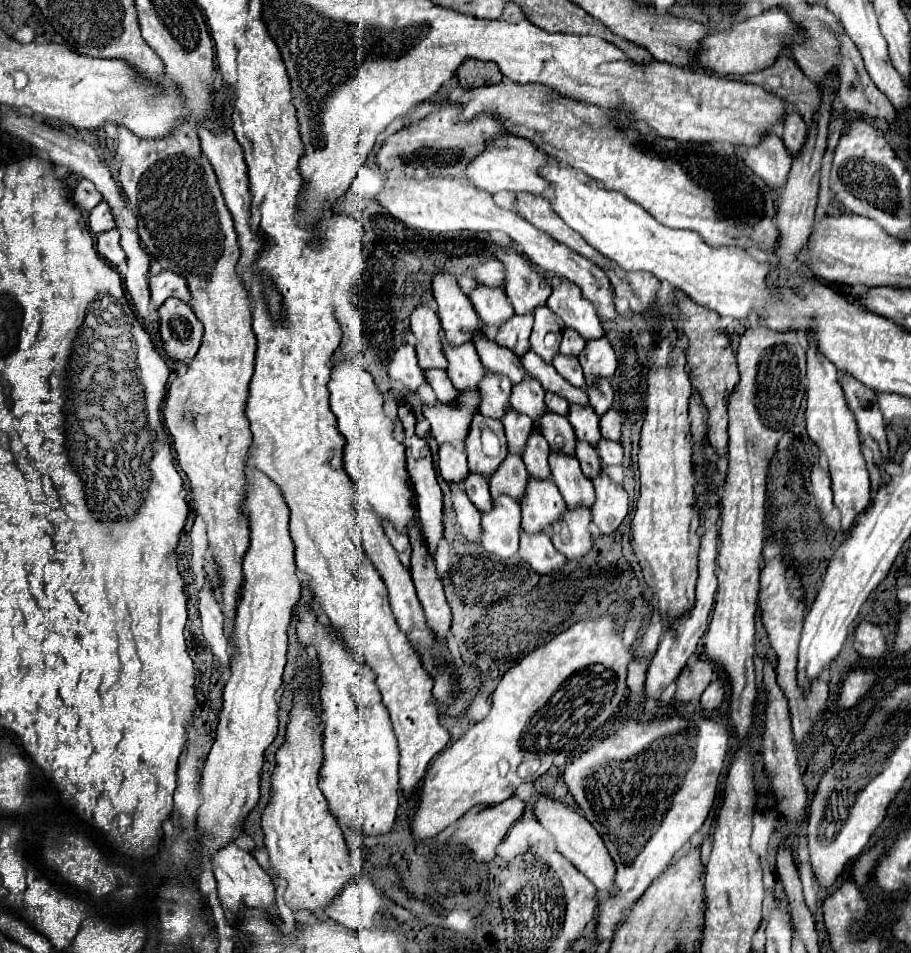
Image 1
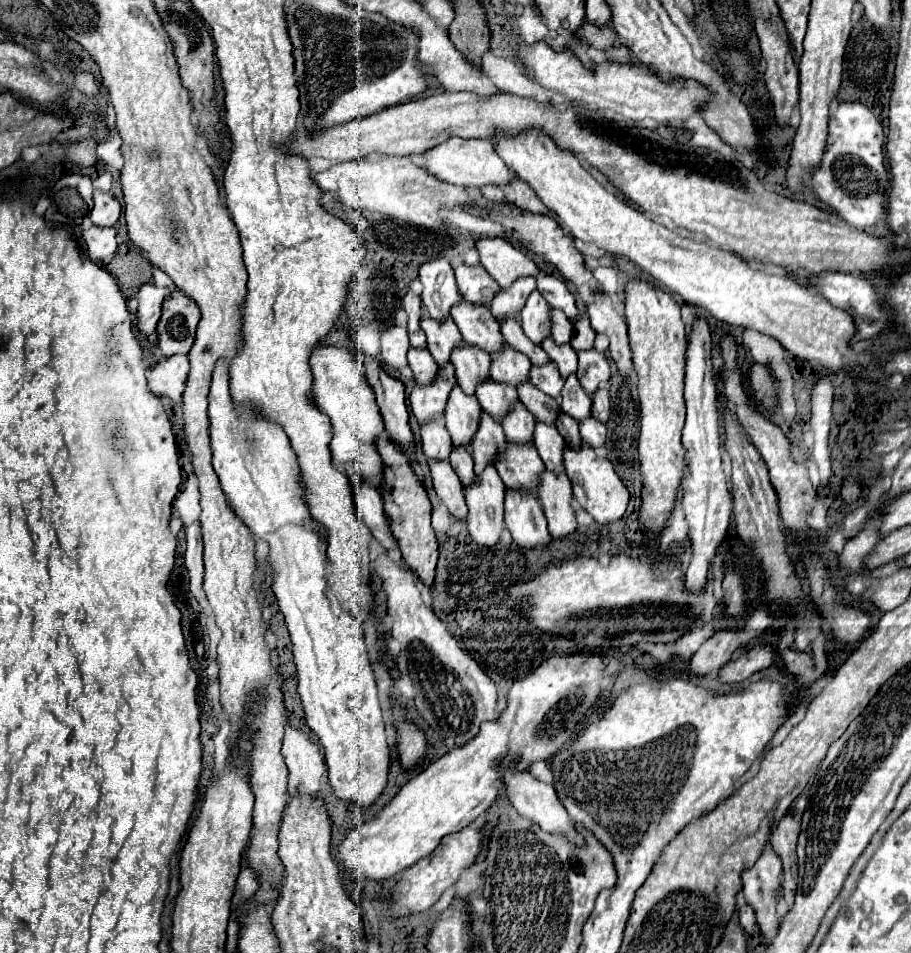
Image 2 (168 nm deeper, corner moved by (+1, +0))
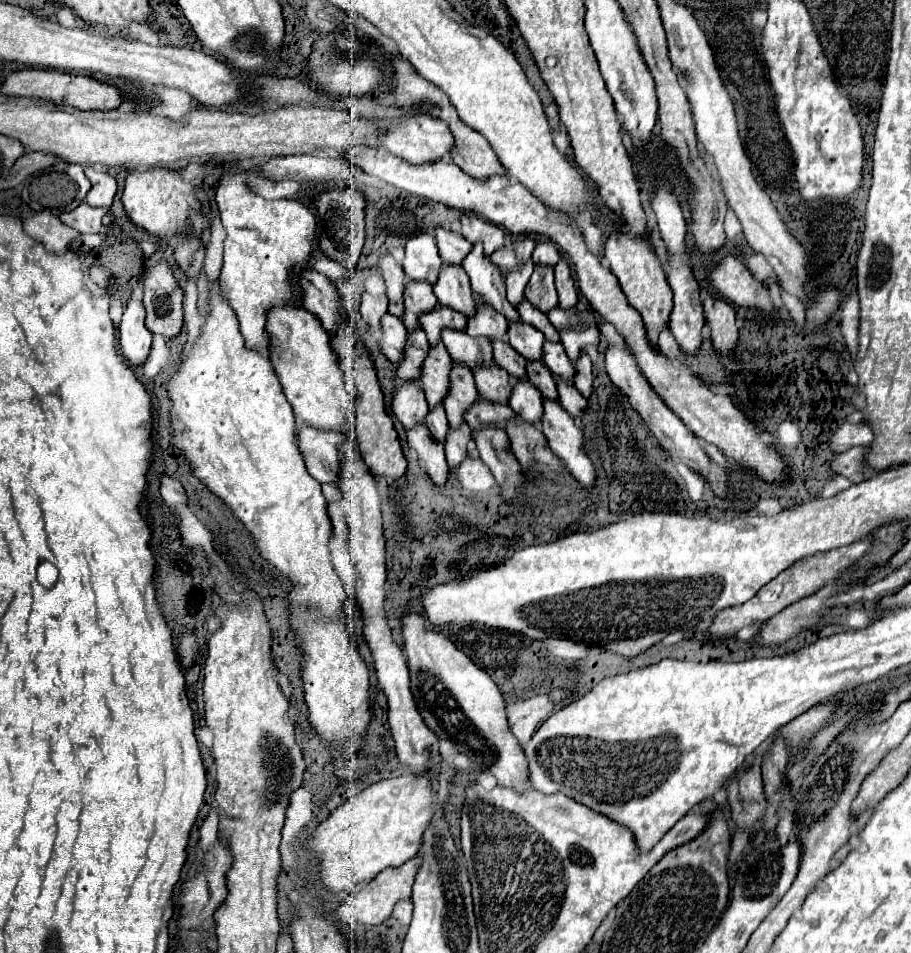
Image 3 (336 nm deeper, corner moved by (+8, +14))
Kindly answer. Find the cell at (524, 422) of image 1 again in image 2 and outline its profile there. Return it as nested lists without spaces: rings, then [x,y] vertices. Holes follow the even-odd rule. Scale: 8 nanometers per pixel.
[[[488,382],[488,386],[480,386],[476,390],[476,398],[486,414],[492,414],[492,418],[502,424],[502,420],[516,408],[518,392],[512,390],[512,386],[500,386],[496,382]]]

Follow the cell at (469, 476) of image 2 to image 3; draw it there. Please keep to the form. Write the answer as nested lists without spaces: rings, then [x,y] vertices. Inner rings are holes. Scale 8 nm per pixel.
[[[437,404],[433,410],[429,410],[429,414],[425,416],[425,424],[429,426],[431,434],[437,438],[437,440],[445,440],[447,436],[447,430],[449,430],[449,422],[447,422],[447,416],[445,416],[445,410],[441,404]]]

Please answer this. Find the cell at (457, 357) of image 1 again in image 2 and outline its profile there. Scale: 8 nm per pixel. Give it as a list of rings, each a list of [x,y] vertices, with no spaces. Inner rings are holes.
[[[422,316],[420,326],[426,332],[428,350],[436,358],[438,366],[450,364],[452,350],[464,346],[464,338],[460,338],[460,330],[456,330],[456,324],[450,318],[446,318],[444,324],[438,324],[430,316]]]

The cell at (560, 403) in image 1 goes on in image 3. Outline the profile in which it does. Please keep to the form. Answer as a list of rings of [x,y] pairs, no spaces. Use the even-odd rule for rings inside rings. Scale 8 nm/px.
[[[509,322],[509,344],[527,360],[541,360],[541,344],[545,342],[545,336],[525,324],[525,322]]]

